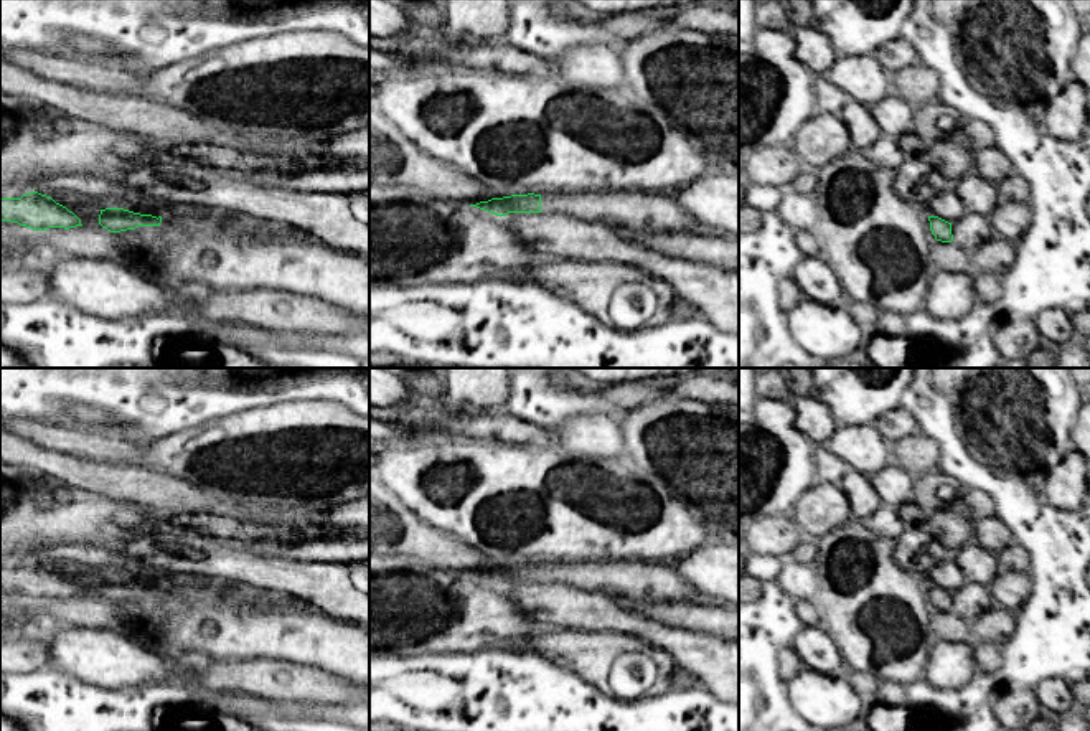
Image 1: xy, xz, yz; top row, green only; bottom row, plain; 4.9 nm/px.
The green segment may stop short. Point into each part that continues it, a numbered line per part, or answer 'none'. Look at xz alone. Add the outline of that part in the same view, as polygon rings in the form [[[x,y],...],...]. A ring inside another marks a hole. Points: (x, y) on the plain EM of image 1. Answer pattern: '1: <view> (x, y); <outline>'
1: xz (627, 580); [[[605,561],[541,564],[541,582],[567,582],[579,589],[633,601],[717,601],[693,589],[671,563]]]

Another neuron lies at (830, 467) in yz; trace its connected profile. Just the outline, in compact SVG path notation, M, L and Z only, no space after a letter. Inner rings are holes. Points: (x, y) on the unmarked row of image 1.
M816 444L815 462L816 462L815 483L829 482L833 485L841 487L844 475L851 469L838 455L834 455L825 444Z

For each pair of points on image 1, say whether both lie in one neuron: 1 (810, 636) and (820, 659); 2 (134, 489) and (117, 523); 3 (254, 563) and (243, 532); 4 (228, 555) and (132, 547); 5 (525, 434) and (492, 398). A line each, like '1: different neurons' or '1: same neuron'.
1: same neuron
2: different neurons
3: different neurons
4: same neuron
5: different neurons

